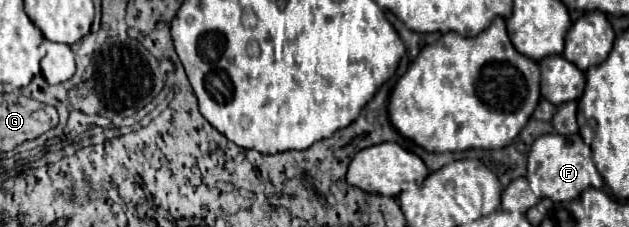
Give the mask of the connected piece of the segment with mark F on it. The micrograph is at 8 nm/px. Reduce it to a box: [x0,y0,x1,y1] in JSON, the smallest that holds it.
[526,134,600,202]

